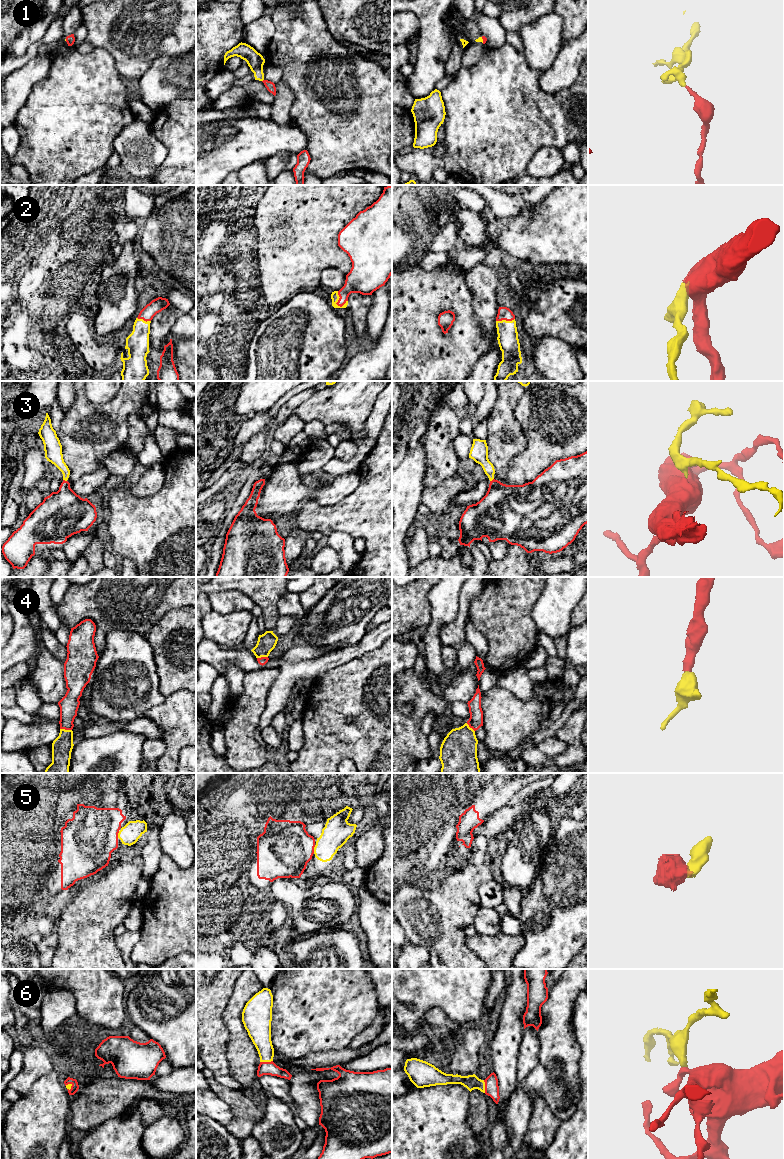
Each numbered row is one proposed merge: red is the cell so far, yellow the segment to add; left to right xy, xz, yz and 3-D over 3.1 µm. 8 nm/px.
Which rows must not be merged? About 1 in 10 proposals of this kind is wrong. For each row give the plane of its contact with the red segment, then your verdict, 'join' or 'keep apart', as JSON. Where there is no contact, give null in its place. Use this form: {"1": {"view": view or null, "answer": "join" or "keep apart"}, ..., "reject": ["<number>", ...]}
{"1": {"view": "yz", "answer": "join"}, "2": {"view": "xz", "answer": "join"}, "3": {"view": "xy", "answer": "join"}, "4": {"view": "xy", "answer": "join"}, "5": {"view": "xz", "answer": "keep apart"}, "6": {"view": "xz", "answer": "join"}, "reject": ["5"]}

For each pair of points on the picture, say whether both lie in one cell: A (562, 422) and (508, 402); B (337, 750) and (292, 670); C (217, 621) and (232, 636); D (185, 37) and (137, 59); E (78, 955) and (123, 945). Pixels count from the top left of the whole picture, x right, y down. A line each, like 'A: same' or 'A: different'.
A: different
B: different
C: same
D: same
E: different

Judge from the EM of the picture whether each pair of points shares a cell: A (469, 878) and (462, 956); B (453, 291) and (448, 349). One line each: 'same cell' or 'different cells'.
A: same cell
B: same cell

